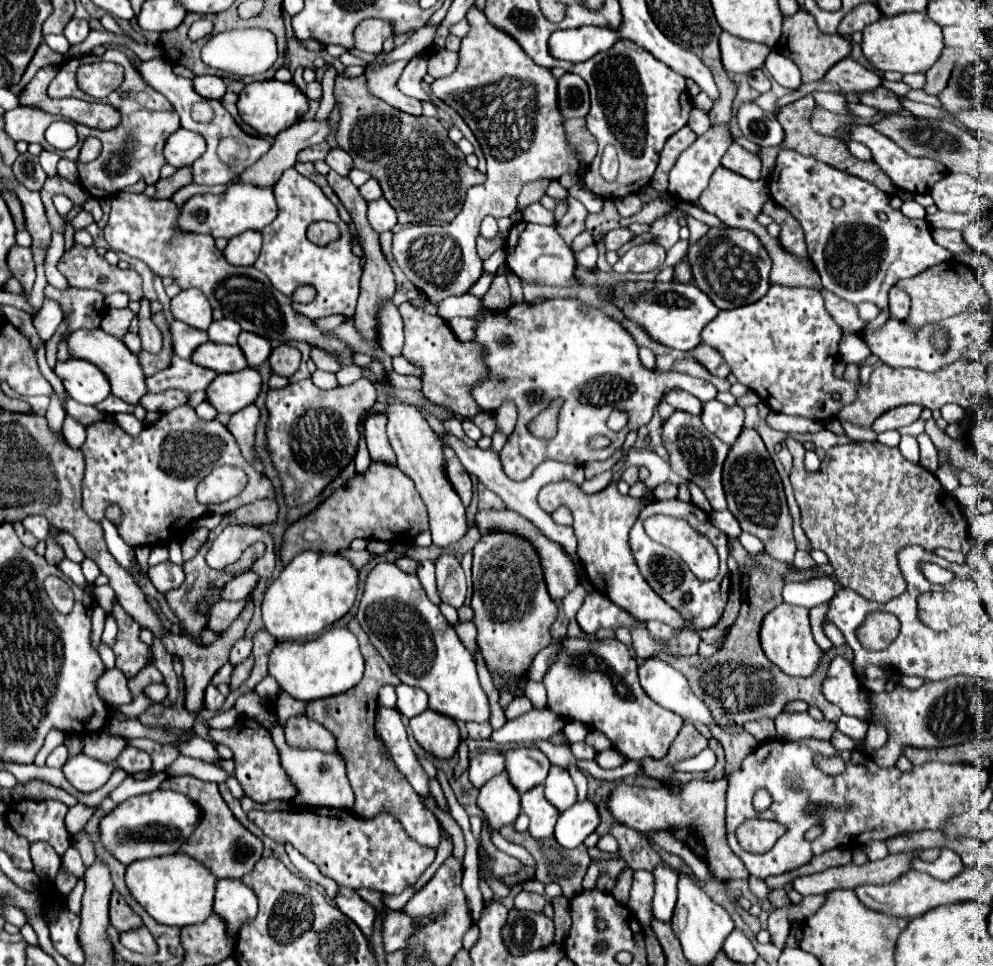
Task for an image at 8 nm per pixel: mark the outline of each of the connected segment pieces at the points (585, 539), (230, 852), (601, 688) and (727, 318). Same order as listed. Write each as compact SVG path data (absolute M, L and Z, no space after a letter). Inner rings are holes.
M556 481L540 489L538 503L549 514L561 505L572 511L574 515L572 527L578 539L578 557L596 591L606 595L614 605L634 615L638 621L654 619L670 625L674 631L682 631L686 627L686 621L680 617L680 613L672 609L660 595L656 595L652 587L644 581L644 577L636 567L636 561L632 559L628 533L638 519L640 507L644 507L644 503L650 503L648 499L632 499L628 495L620 495L616 489L616 483L610 483L604 491L596 495L586 495L580 489L580 485L572 481Z
M184 775L184 777L168 777L162 783L162 789L172 789L178 793L184 793L202 809L202 821L196 827L196 831L192 833L192 837L182 845L182 853L186 853L186 855L194 857L196 861L204 863L206 867L210 867L218 879L224 879L224 877L226 879L240 879L254 869L254 865L262 857L264 845L262 845L260 837L250 833L234 817L234 813L228 809L228 805L220 797L216 783L206 783L206 781L200 781L196 777Z
M566 637L564 655L550 667L544 677L548 691L548 709L566 717L582 721L588 727L602 731L626 759L662 759L670 743L676 739L684 721L674 711L660 707L640 687L636 661L630 649L618 639L570 639ZM582 657L592 657L586 669Z
M770 285L768 293L756 303L736 307L730 311L720 311L712 323L704 329L702 341L722 353L726 363L730 365L736 379L758 393L762 401L772 411L786 415L800 415L814 421L825 422L838 415L838 411L850 405L858 397L858 381L846 381L834 377L834 363L840 359L838 343L842 339L842 329L834 323L832 315L824 307L824 299L820 291L812 291L806 287L784 287ZM832 393L842 393L840 401L832 401Z

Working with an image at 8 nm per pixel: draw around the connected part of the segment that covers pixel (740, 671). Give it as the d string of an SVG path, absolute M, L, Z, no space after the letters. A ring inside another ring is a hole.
M762 551L758 555L750 555L754 561L754 567L740 567L742 609L740 609L736 625L732 627L728 639L722 645L722 649L708 659L704 659L700 655L678 657L678 659L668 657L668 655L658 655L658 657L668 661L676 671L680 671L688 679L694 695L700 697L706 703L706 707L712 707L712 715L716 715L716 721L720 727L742 725L746 721L754 721L754 719L762 719L762 717L774 719L786 707L786 703L790 703L794 699L802 699L810 705L816 705L828 721L838 721L842 711L838 705L832 705L828 699L824 699L822 683L826 679L828 665L832 663L832 659L836 655L846 657L850 661L850 665L854 667L852 649L850 647L834 647L832 651L824 653L824 659L820 661L820 671L816 671L816 675L810 675L808 679L792 679L792 677L784 675L780 669L772 667L772 663L768 663L768 659L760 651L760 639L758 639L760 619L782 601L782 595L780 595L782 585L784 585L782 575L788 573L786 581L808 581L818 572L829 573L829 576L833 576L834 569L829 563L826 563L810 568L808 571L796 571L796 567L792 563L772 559L766 551ZM790 571L796 571L796 573L790 573Z

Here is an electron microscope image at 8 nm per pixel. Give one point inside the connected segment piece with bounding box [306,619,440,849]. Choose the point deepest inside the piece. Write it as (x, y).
(350, 716)

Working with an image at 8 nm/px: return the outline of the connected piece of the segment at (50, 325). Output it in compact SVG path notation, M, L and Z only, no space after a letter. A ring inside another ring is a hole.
M44 301L42 309L38 311L38 315L32 319L34 327L38 331L38 337L42 339L42 343L46 343L58 329L58 325L62 323L62 315L60 315L60 307L56 307L52 301Z

